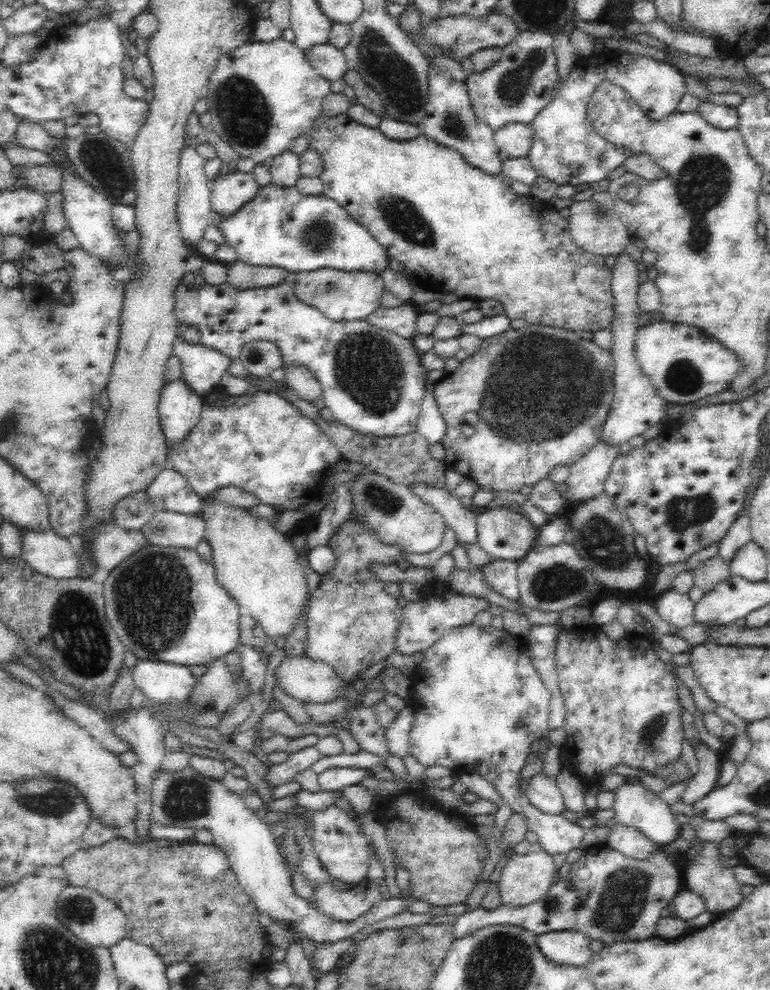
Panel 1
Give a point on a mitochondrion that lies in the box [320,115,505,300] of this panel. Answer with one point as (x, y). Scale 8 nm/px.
(399, 214)

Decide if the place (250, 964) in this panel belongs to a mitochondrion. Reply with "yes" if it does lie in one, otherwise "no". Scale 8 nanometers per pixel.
yes

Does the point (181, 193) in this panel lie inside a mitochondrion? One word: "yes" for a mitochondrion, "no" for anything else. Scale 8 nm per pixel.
no

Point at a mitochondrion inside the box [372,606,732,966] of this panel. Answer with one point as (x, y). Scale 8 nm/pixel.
(626, 891)

